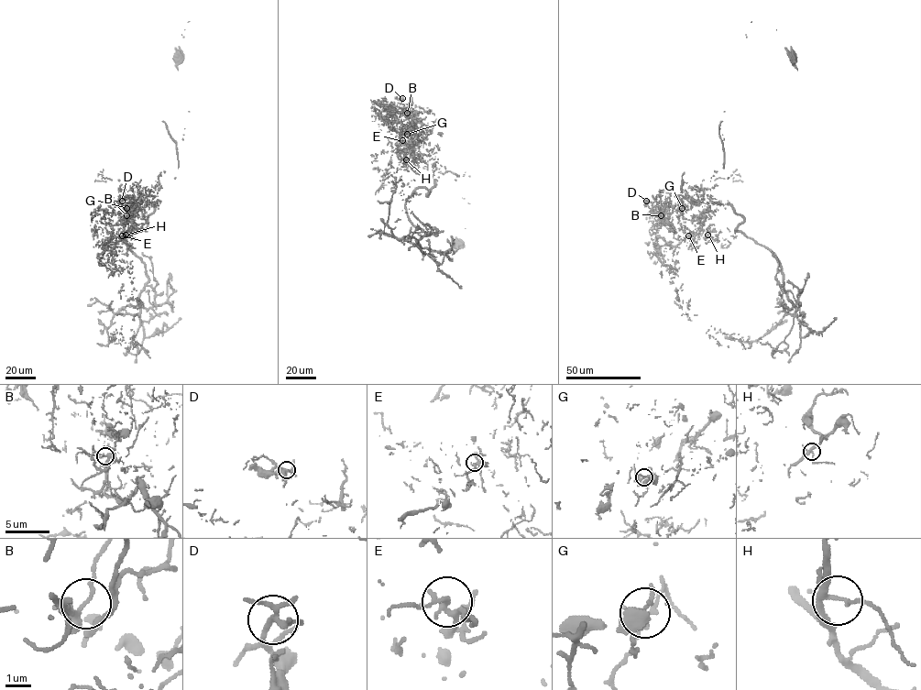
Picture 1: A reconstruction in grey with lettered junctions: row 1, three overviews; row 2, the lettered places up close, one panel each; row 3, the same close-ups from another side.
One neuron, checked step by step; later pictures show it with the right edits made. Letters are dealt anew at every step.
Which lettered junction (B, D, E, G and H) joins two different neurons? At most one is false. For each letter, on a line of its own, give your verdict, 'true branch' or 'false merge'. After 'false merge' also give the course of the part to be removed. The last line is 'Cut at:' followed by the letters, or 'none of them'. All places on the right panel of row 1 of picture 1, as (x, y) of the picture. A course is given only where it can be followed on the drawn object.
B: true branch
D: true branch
E: true branch
G: false merge | (682, 208), (703, 198), (704, 193), (709, 197), (723, 168), (724, 152), (719, 133), (722, 121)
H: true branch
Cut at: G

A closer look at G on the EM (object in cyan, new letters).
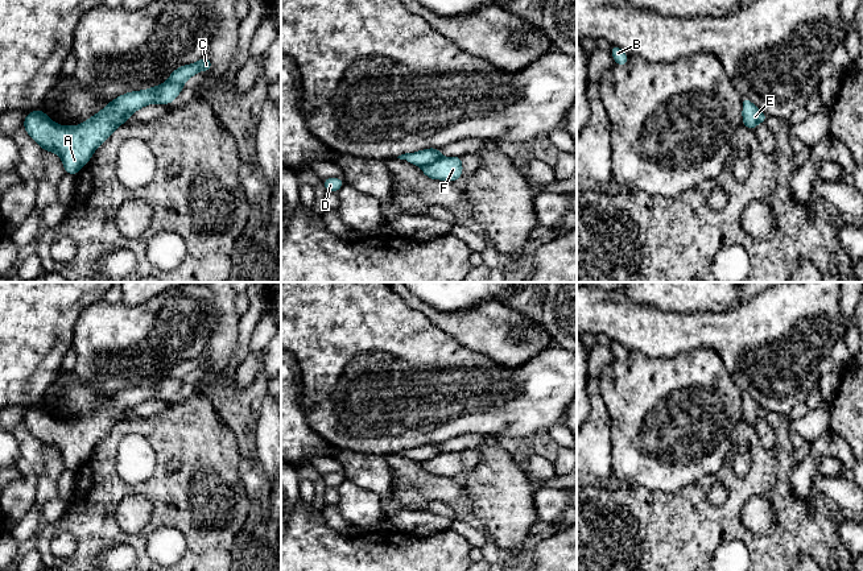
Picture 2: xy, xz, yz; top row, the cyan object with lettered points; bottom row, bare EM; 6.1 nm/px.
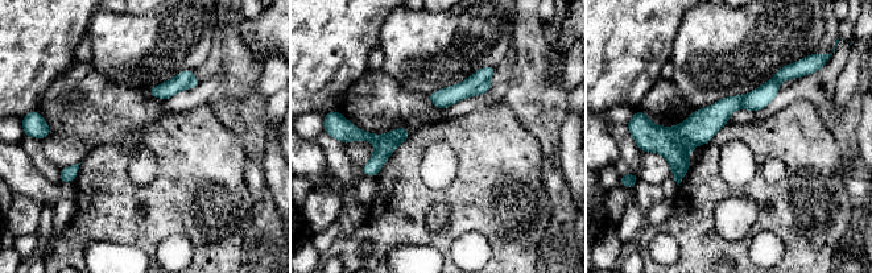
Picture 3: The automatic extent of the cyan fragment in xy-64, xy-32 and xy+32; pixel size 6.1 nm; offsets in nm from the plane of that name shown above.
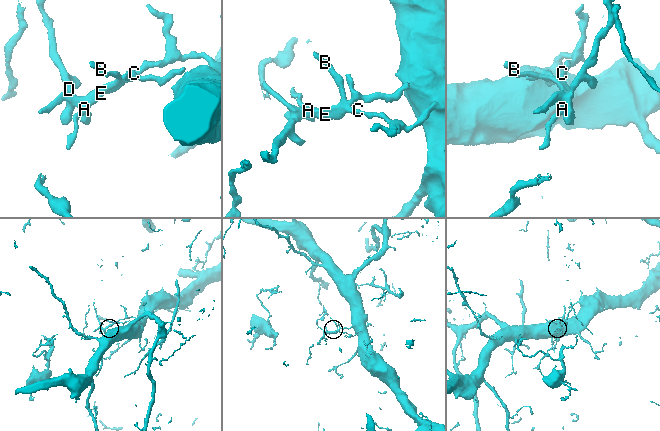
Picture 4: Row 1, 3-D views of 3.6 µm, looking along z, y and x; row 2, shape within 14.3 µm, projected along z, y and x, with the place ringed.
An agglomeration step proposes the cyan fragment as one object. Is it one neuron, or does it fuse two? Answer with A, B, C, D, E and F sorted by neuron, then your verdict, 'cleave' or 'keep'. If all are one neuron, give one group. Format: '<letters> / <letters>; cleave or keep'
A D E F / B C; cleave

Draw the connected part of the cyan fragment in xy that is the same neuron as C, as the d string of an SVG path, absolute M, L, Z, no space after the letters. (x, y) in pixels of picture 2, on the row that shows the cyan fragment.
M206 55L201 61L190 65L185 65L174 70L165 83L183 84L189 78L198 71L205 70L208 73L212 69L211 59Z

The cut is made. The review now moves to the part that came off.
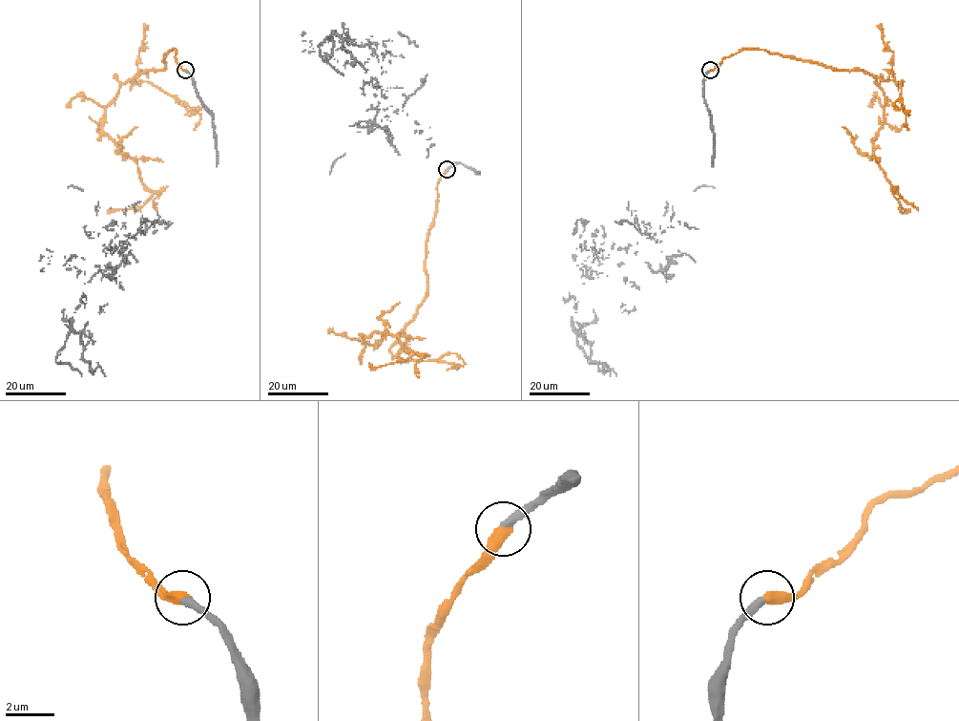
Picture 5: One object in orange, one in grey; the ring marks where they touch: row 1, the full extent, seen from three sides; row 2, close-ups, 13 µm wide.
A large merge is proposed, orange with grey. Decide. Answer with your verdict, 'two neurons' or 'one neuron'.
one neuron

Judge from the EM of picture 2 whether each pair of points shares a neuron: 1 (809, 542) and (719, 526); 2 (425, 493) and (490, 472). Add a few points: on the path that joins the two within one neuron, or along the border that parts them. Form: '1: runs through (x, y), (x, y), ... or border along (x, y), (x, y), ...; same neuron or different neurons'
1: runs through (787, 542), (754, 542), (742, 533); same neuron
2: border along (461, 483), (465, 488), (462, 503); different neurons

